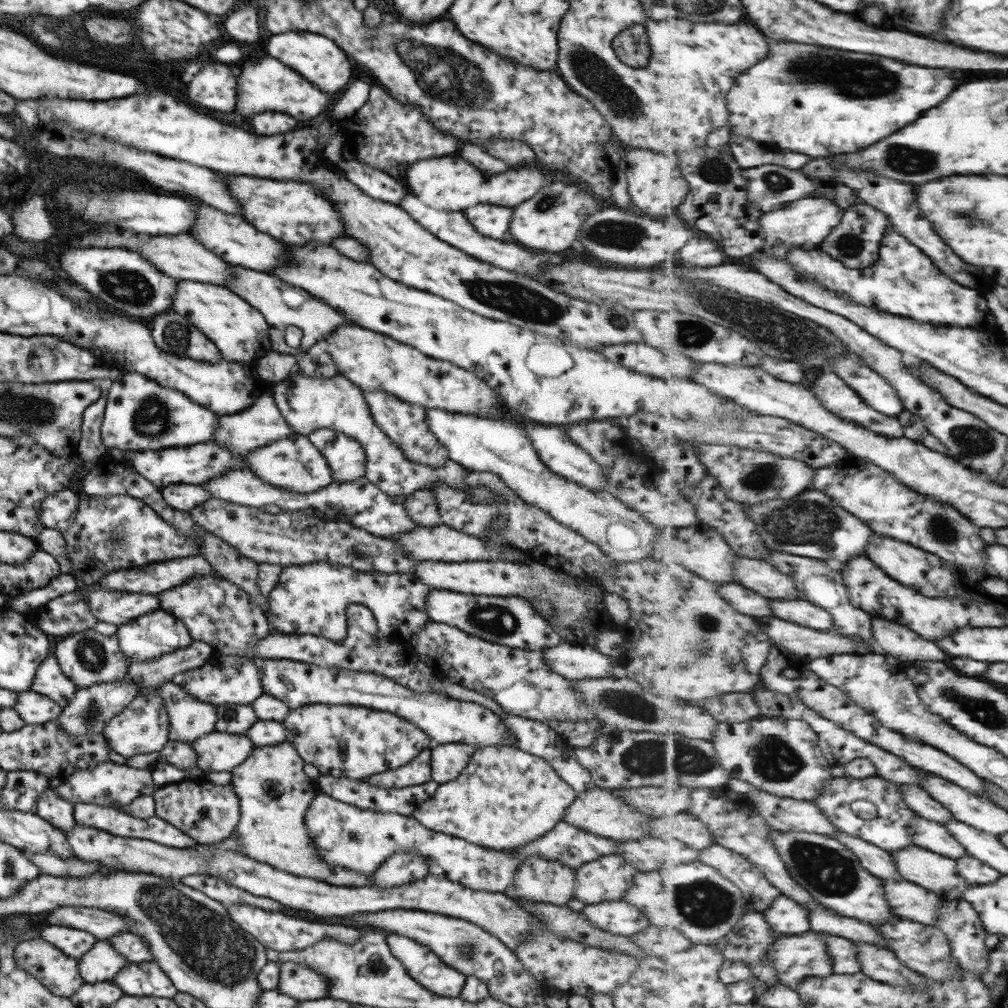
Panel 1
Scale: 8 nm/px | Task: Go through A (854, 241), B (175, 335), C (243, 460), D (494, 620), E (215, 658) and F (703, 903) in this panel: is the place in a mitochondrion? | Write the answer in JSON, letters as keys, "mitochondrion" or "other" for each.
{"A":"mitochondrion","B":"mitochondrion","C":"other","D":"mitochondrion","E":"other","F":"mitochondrion"}

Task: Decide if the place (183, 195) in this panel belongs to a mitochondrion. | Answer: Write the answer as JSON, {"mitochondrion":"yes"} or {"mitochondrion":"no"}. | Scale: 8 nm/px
{"mitochondrion":"no"}

